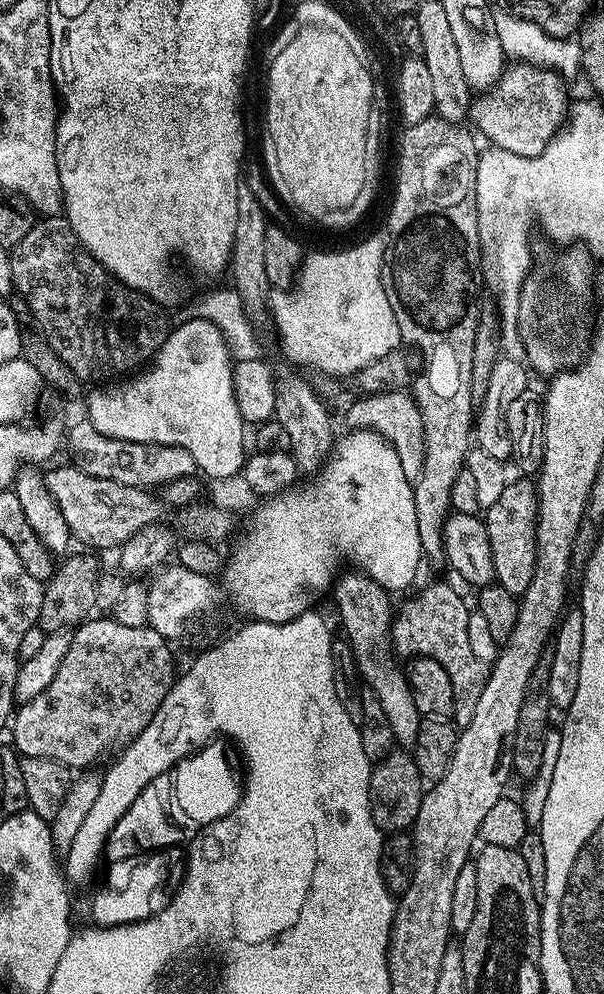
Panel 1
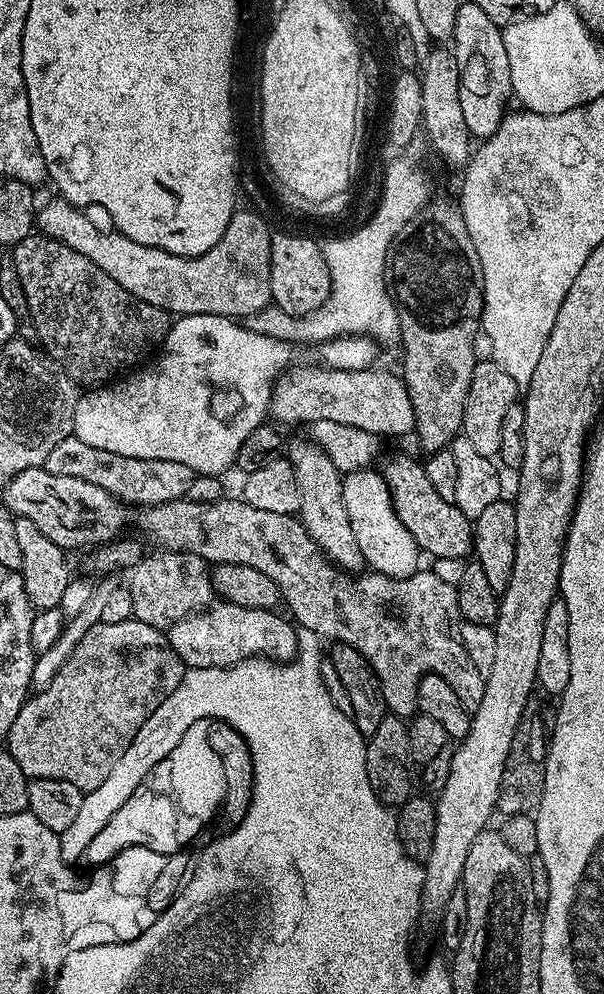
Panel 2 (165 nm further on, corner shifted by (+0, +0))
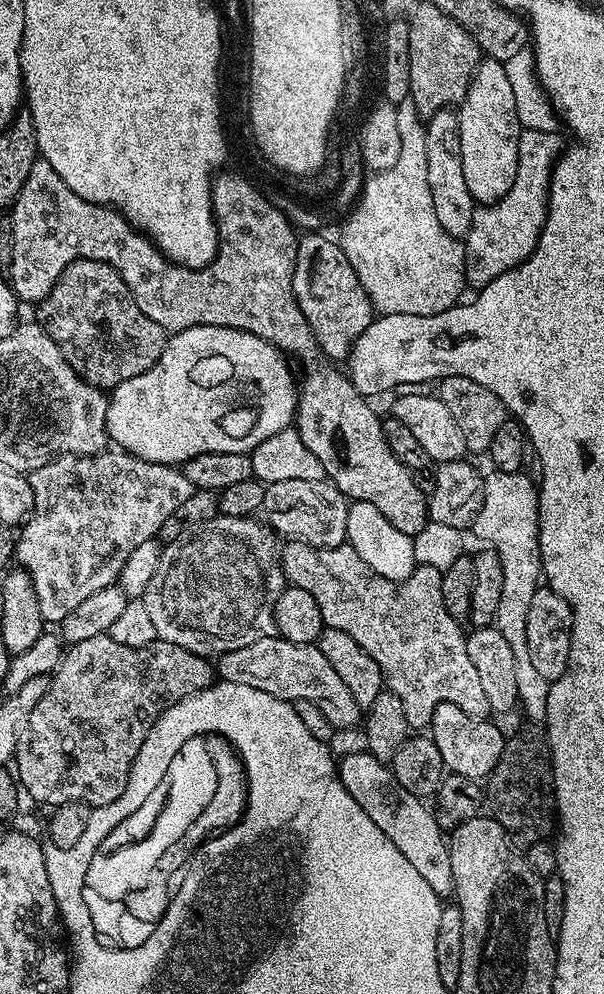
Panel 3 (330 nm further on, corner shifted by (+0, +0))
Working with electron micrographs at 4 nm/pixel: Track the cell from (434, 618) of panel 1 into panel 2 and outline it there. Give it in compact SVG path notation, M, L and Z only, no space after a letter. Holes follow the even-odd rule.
M225 498L214 502L216 508L188 508L192 501L172 500L172 508L164 504L164 512L156 507L149 509L144 518L144 528L157 540L161 549L169 552L191 552L193 557L209 560L212 566L241 564L241 569L262 570L270 582L280 588L281 597L292 610L291 619L301 629L309 628L320 636L329 636L329 641L352 644L370 662L378 674L388 712L401 718L417 715L416 687L425 676L440 676L462 698L464 707L475 710L482 702L485 676L474 670L470 654L462 646L460 637L460 611L456 589L447 584L436 572L417 570L412 576L399 580L375 570L365 571L365 576L352 580L351 571L333 562L328 553L318 546L318 542L306 530L302 520L295 515L270 514L270 510L258 510L245 504L243 499Z

